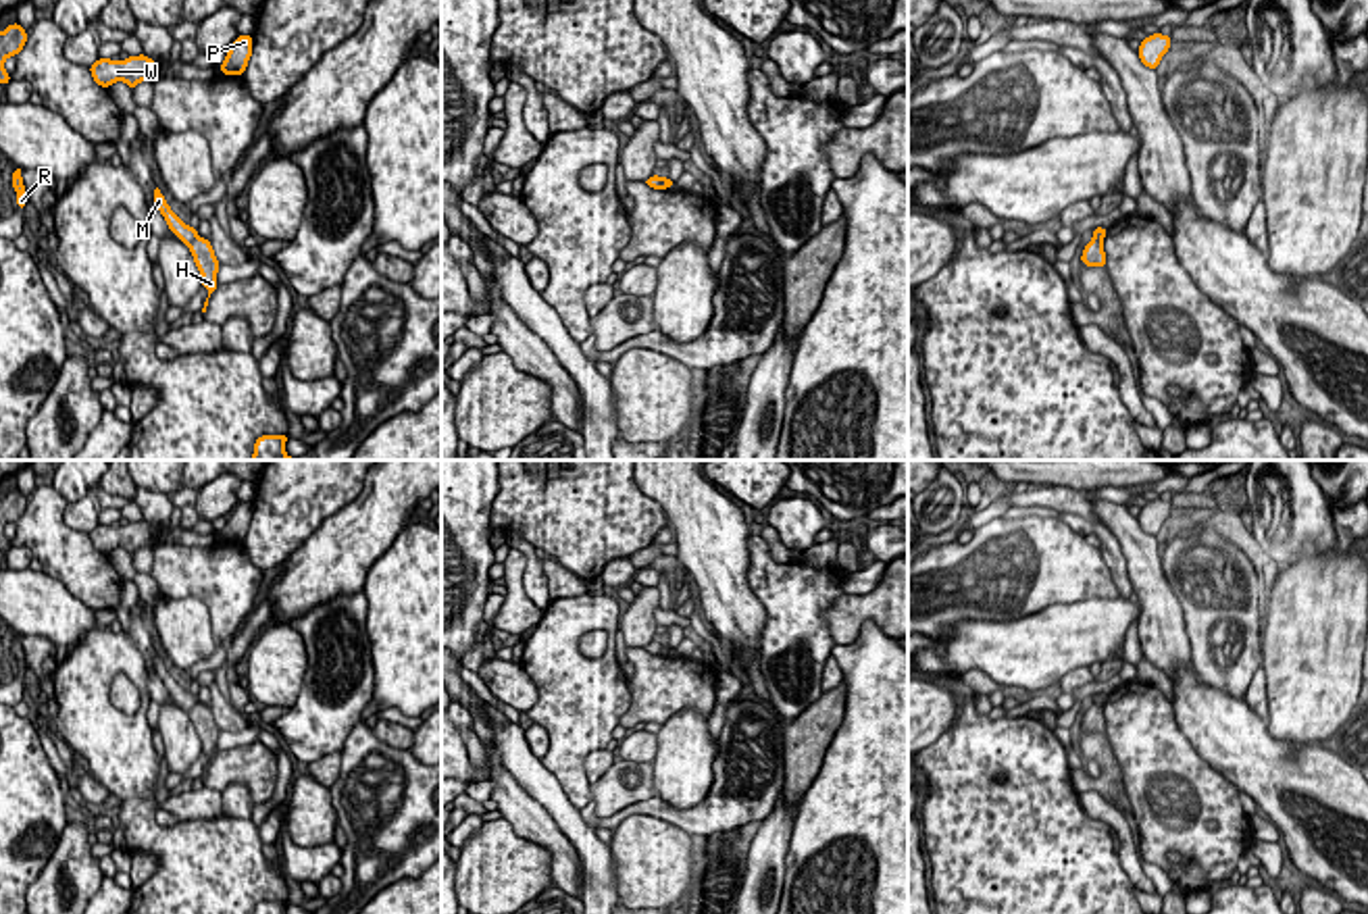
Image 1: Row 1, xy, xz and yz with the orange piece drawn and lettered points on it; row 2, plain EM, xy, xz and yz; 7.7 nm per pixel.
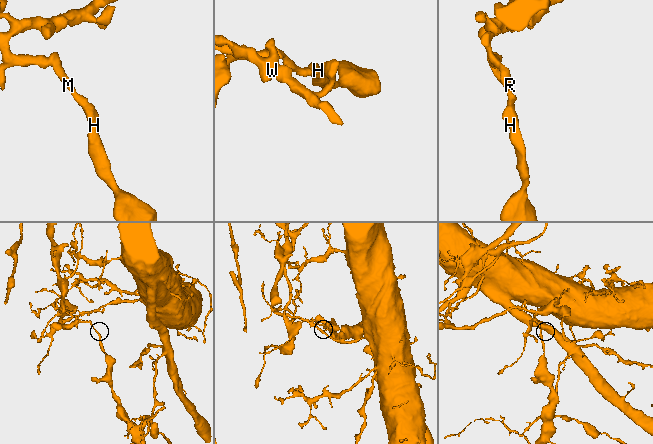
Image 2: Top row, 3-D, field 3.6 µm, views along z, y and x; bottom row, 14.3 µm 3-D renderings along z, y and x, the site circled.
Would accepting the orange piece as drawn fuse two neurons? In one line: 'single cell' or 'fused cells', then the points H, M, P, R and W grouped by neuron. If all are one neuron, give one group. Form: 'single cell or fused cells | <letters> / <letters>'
fused cells | H / M P R W

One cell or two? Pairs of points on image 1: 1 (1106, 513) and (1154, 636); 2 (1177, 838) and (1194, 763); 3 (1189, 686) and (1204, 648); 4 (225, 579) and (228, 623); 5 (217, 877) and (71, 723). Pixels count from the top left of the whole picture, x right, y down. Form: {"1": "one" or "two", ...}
{"1": "one", "2": "one", "3": "two", "4": "one", "5": "one"}

